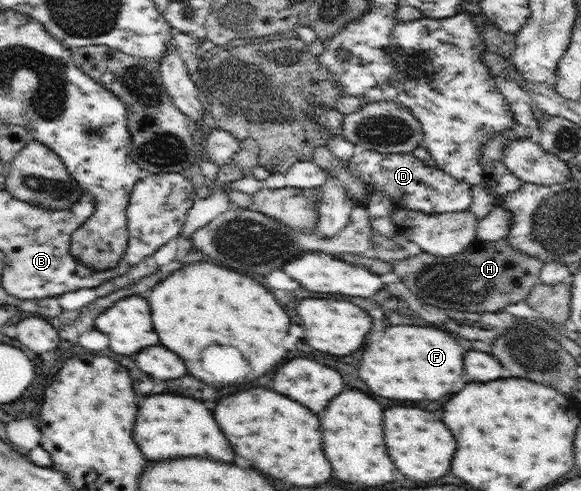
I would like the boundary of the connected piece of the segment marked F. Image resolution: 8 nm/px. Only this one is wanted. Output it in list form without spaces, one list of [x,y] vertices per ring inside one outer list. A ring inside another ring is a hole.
[[[392,325],[384,331],[384,337],[366,345],[360,361],[360,379],[370,387],[372,393],[400,399],[436,401],[452,393],[454,381],[464,373],[464,351],[448,333],[434,327],[414,325]]]

